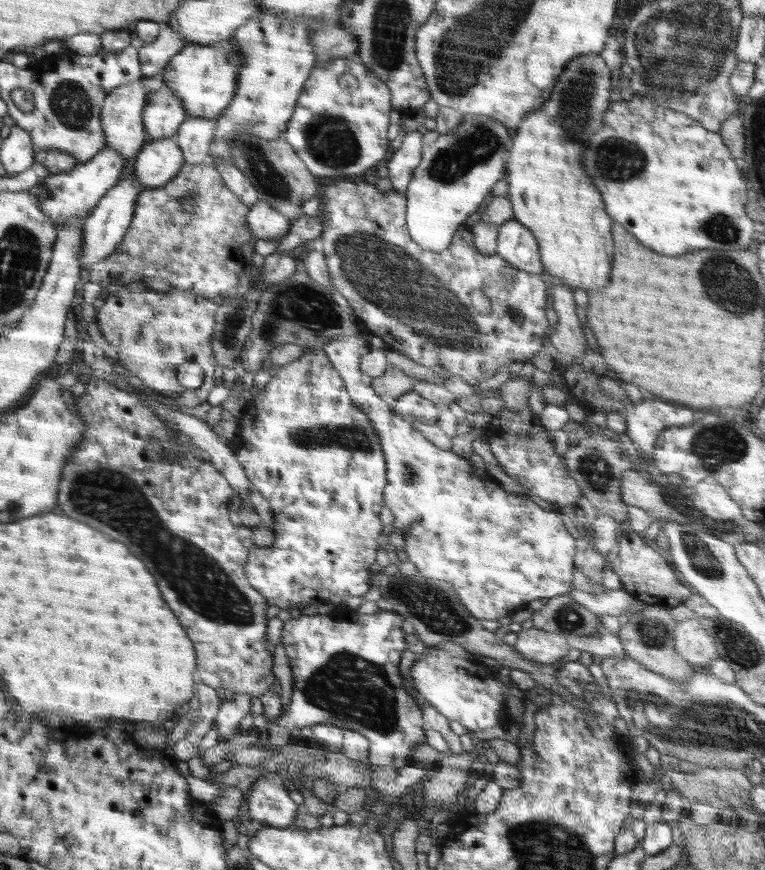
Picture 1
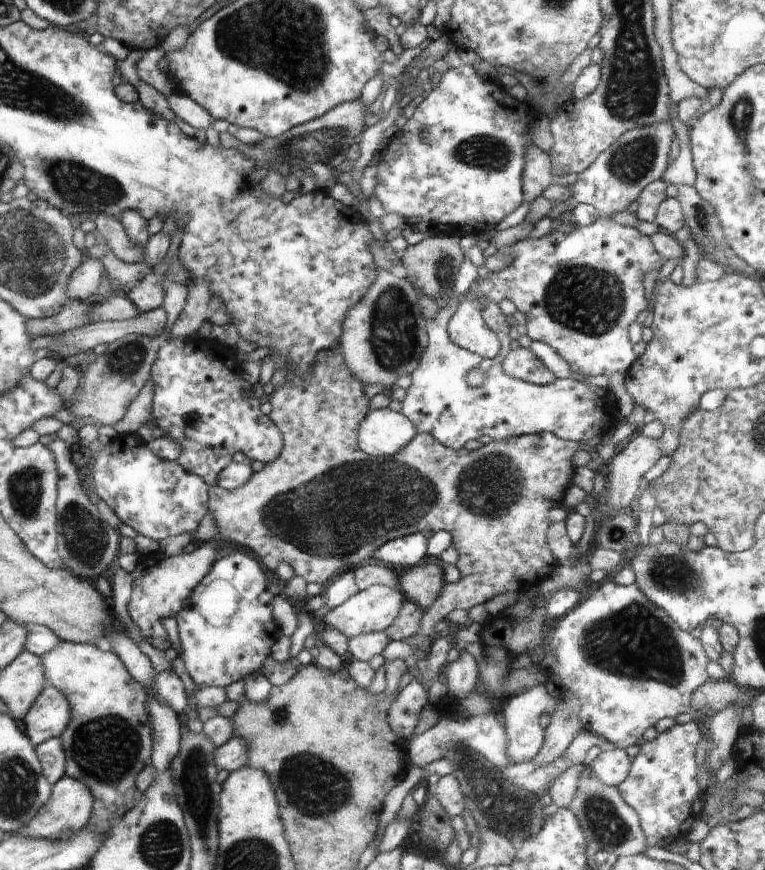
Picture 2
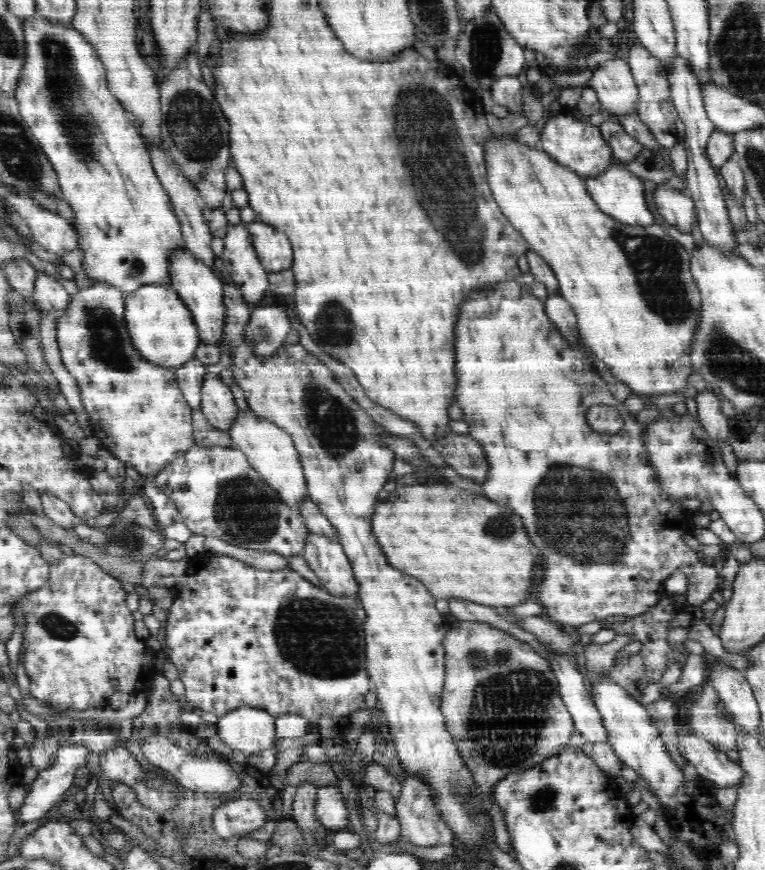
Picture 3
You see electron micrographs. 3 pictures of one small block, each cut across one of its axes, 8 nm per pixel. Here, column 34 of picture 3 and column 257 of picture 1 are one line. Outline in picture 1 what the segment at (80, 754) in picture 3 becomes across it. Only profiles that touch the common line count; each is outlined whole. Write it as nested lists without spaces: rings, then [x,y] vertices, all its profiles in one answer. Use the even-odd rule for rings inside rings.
[[[265,772],[252,786],[248,803],[248,816],[251,819],[257,820],[268,827],[286,828],[294,827],[294,819],[298,805],[290,799],[288,791],[286,791],[287,783],[282,781],[282,778],[277,772]]]

